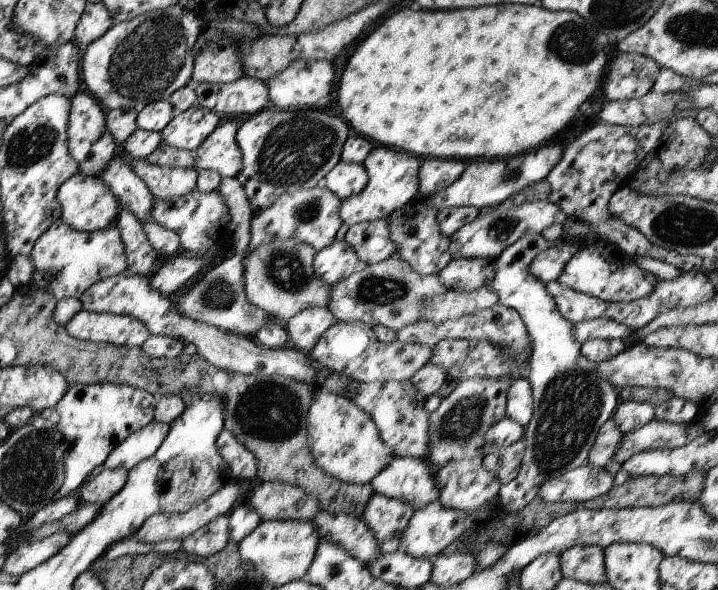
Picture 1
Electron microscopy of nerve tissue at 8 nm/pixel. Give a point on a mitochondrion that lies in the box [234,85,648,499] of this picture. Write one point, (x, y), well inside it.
(570, 404)

